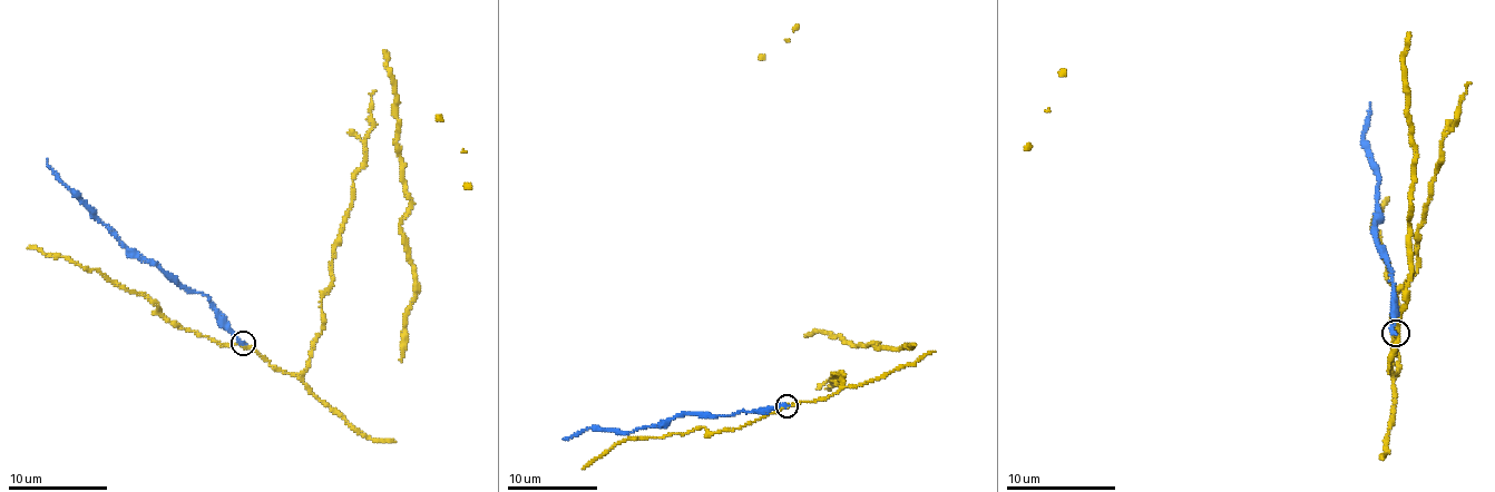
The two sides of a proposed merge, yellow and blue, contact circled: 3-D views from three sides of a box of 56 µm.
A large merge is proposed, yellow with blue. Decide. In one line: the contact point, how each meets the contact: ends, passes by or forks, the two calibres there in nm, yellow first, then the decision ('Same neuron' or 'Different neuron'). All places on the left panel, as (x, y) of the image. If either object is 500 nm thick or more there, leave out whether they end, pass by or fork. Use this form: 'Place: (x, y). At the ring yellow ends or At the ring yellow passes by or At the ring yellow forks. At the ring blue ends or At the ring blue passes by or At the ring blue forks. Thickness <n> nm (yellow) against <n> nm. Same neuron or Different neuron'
Place: (243, 343). At the ring yellow passes by. At the ring blue ends. Thickness 200 nm (yellow) against 200 nm. Different neuron

